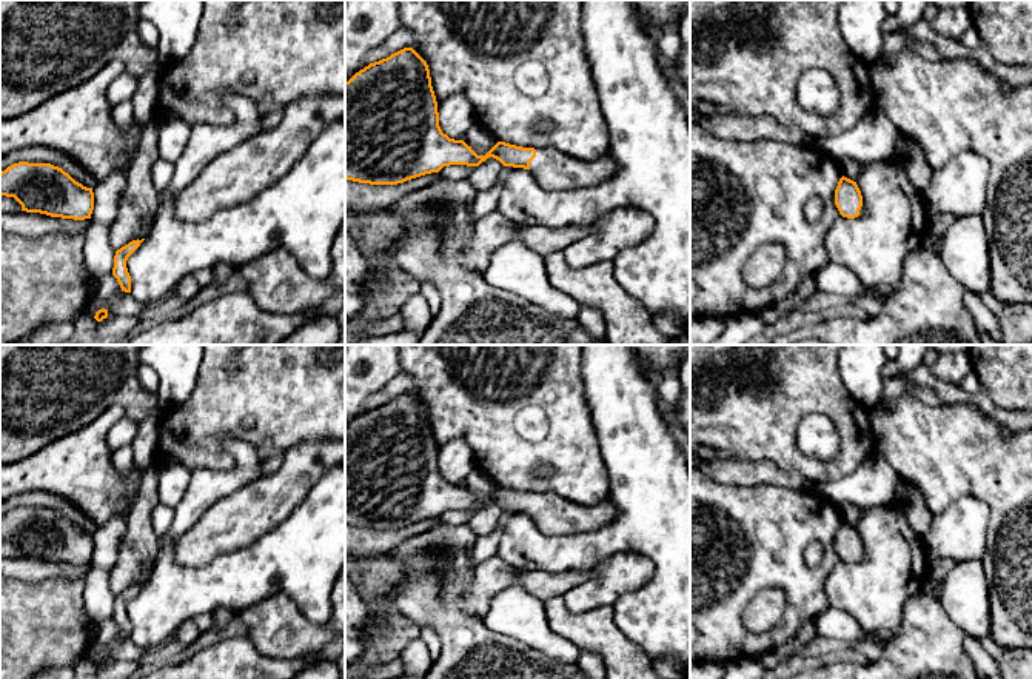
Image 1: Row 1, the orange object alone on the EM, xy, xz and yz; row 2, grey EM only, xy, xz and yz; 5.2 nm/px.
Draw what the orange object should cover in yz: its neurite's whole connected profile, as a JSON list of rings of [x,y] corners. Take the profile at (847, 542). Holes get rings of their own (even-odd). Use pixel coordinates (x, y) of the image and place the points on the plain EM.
[[[841,522],[835,534],[835,550],[843,562],[855,564],[863,551],[863,540],[856,527]]]

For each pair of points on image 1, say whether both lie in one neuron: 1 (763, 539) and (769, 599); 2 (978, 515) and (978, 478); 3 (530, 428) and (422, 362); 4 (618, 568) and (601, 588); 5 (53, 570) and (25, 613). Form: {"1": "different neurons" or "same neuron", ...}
{"1": "different neurons", "2": "different neurons", "3": "same neuron", "4": "same neuron", "5": "different neurons"}

